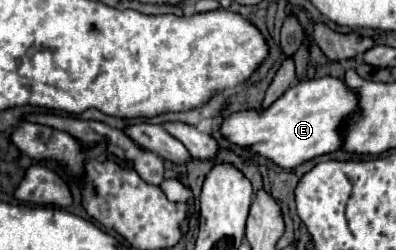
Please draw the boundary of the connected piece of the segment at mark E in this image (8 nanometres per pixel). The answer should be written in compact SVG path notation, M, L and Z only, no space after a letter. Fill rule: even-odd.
M322 77L306 79L292 85L276 103L264 111L242 111L228 117L222 125L222 135L232 143L250 147L256 155L262 155L284 169L292 169L308 159L334 153L344 145L344 123L356 113L360 97L342 79Z

